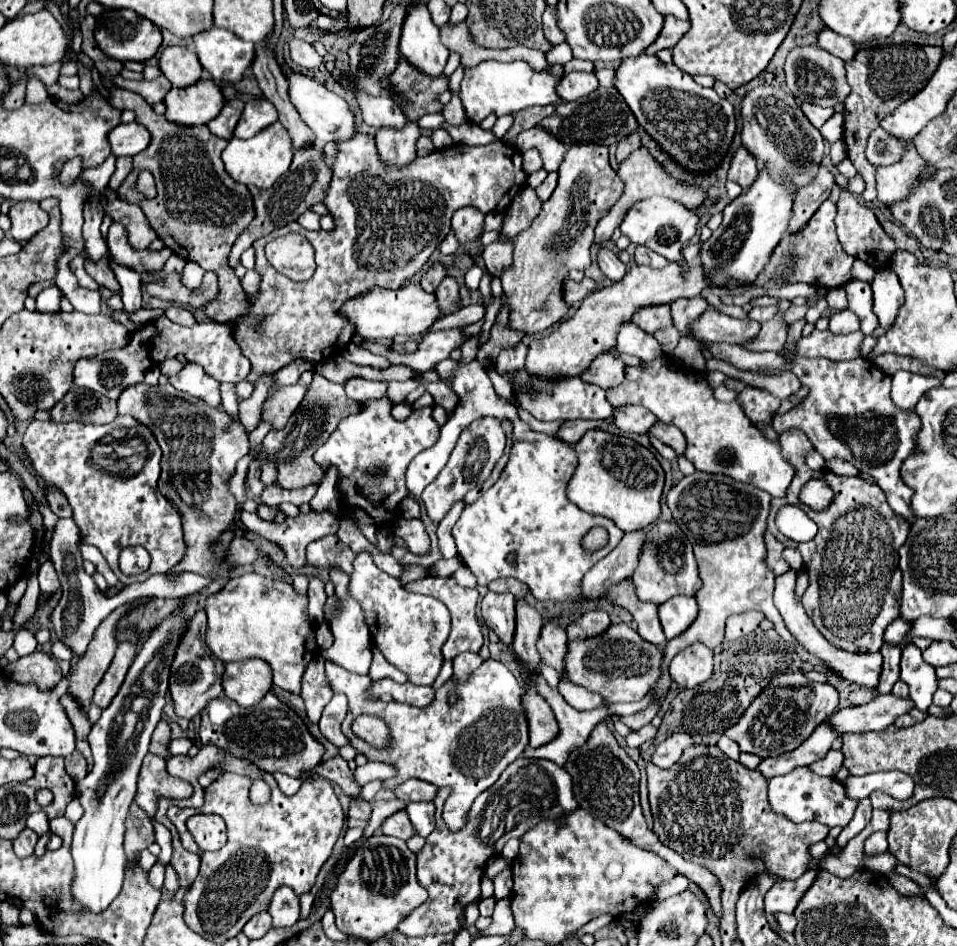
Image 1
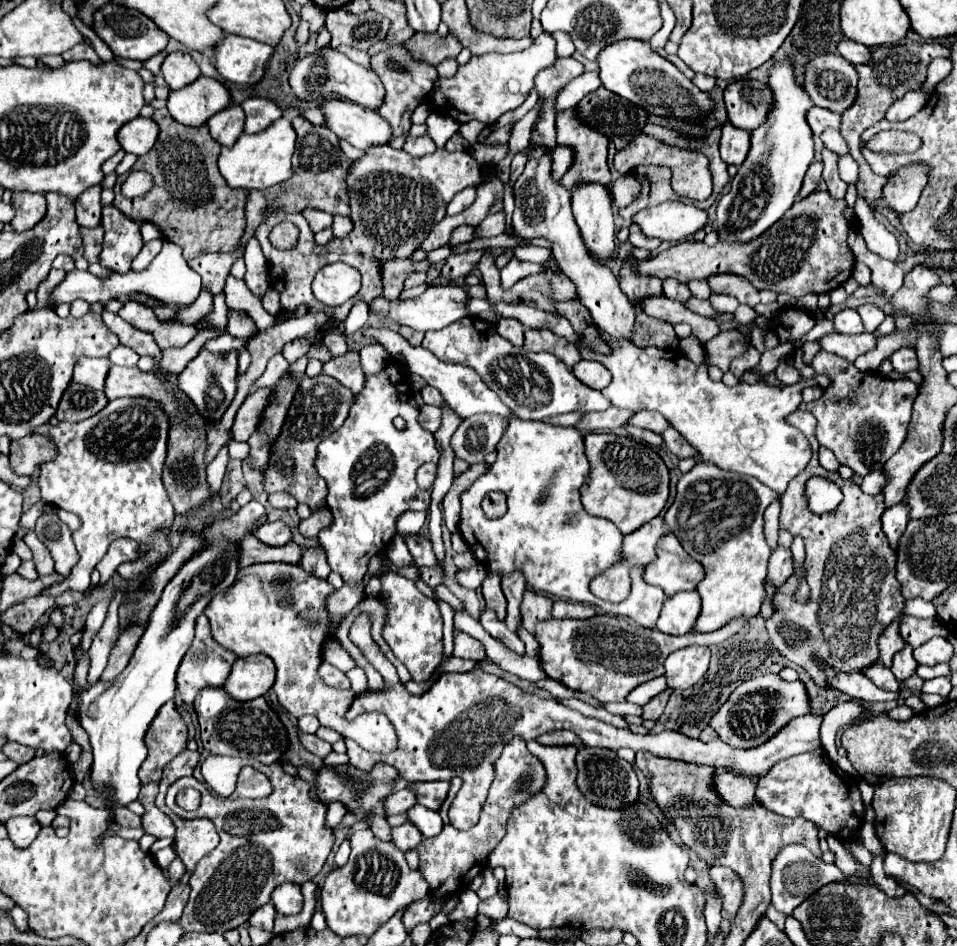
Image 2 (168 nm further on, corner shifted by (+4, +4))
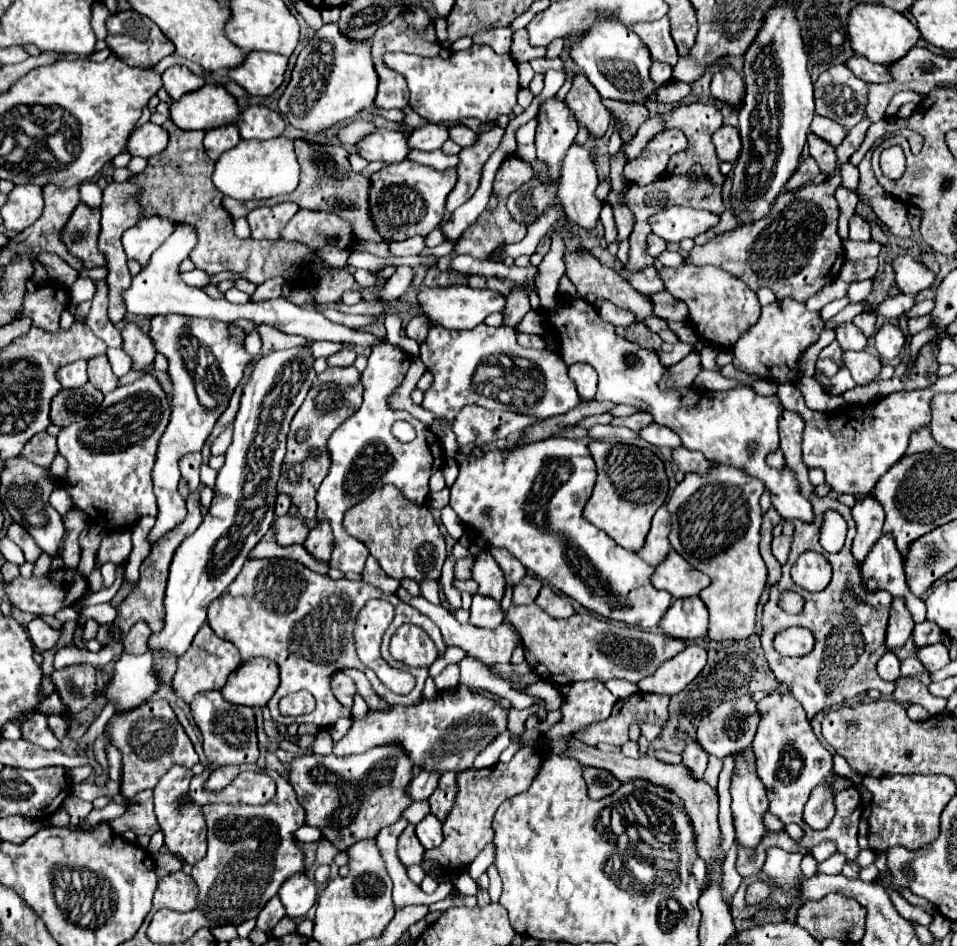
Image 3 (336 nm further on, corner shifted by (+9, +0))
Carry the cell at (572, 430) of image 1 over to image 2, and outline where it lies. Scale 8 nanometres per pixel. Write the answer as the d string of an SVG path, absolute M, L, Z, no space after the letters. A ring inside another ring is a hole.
M612 406L604 412L582 414L582 418L578 420L578 424L574 428L582 434L588 434L588 432L594 432L594 430L612 430L612 428L624 426L630 416L632 416L632 412L624 412L624 410Z

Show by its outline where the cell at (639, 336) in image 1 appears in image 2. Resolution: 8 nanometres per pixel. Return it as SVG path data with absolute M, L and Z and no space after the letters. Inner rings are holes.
M550 154L540 160L530 160L526 164L524 172L514 184L514 192L516 192L516 210L512 216L514 232L524 238L550 240L560 270L578 286L580 302L590 310L596 328L608 332L610 336L616 336L616 340L620 338L630 340L636 322L636 308L620 290L618 280L614 278L610 268L594 260L588 248L584 246L570 210L570 192L550 178Z

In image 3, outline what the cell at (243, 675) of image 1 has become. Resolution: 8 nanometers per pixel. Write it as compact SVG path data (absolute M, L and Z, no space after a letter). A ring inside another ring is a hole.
M251 658L231 672L221 694L239 706L265 706L279 686L279 668L273 660Z

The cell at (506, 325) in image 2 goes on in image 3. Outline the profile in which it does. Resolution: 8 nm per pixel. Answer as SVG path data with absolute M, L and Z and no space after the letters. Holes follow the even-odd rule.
M527 286L515 288L515 292L509 292L507 306L505 306L505 312L503 312L503 324L505 326L515 328L521 322L521 318L531 310L529 294L531 294L531 290Z

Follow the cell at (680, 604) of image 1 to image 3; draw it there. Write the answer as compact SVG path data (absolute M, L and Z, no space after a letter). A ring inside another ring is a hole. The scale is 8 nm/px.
M699 596L675 600L661 620L661 630L679 640L695 640L707 634L709 612Z

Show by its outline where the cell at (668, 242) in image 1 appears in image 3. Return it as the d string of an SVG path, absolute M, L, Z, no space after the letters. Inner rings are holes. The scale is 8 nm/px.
M673 206L651 216L653 234L661 236L667 242L681 242L683 238L695 238L697 234L709 232L719 224L719 216L707 210Z

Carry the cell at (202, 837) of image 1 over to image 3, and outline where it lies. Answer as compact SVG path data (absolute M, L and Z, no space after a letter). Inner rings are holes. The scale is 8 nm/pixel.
M173 766L159 780L159 784L155 786L155 814L157 814L159 826L165 834L165 846L169 848L169 852L173 852L175 856L179 856L181 860L185 860L193 866L207 852L207 838L205 838L207 824L205 824L199 804L181 804L181 798L185 798L189 794L191 776L193 776L193 772L189 768Z

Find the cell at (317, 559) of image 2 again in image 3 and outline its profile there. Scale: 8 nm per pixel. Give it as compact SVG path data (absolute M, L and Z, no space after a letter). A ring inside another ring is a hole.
M327 520L317 522L317 526L309 532L309 536L305 540L305 548L315 558L329 562L331 552L333 552L333 536L331 536L331 526L327 524Z

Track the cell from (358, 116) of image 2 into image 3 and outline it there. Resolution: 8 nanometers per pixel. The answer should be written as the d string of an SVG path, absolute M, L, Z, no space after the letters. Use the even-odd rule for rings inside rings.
M377 128L371 136L363 138L357 144L357 152L369 162L379 160L383 164L397 164L401 160L407 160L411 148L399 130Z

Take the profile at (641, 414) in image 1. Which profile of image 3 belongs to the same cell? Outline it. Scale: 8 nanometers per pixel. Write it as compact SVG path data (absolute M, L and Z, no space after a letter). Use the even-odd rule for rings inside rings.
M651 424L651 426L645 426L639 436L643 440L647 440L649 444L653 446L663 446L663 448L681 448L683 442L679 440L679 436L675 436L675 432L671 432L669 428L665 426L659 426L659 424Z

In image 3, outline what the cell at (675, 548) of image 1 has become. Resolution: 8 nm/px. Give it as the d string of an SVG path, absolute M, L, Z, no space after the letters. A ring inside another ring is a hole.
M675 550L655 568L651 582L659 590L667 590L673 598L697 596L707 584L709 576L695 570L687 560L683 560Z

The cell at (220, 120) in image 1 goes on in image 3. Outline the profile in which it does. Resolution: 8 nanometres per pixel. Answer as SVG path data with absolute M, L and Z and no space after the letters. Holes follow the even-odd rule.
M229 124L229 126L221 126L221 128L213 128L205 134L205 152L211 160L217 160L223 152L227 152L229 148L237 146L241 140L237 126Z

